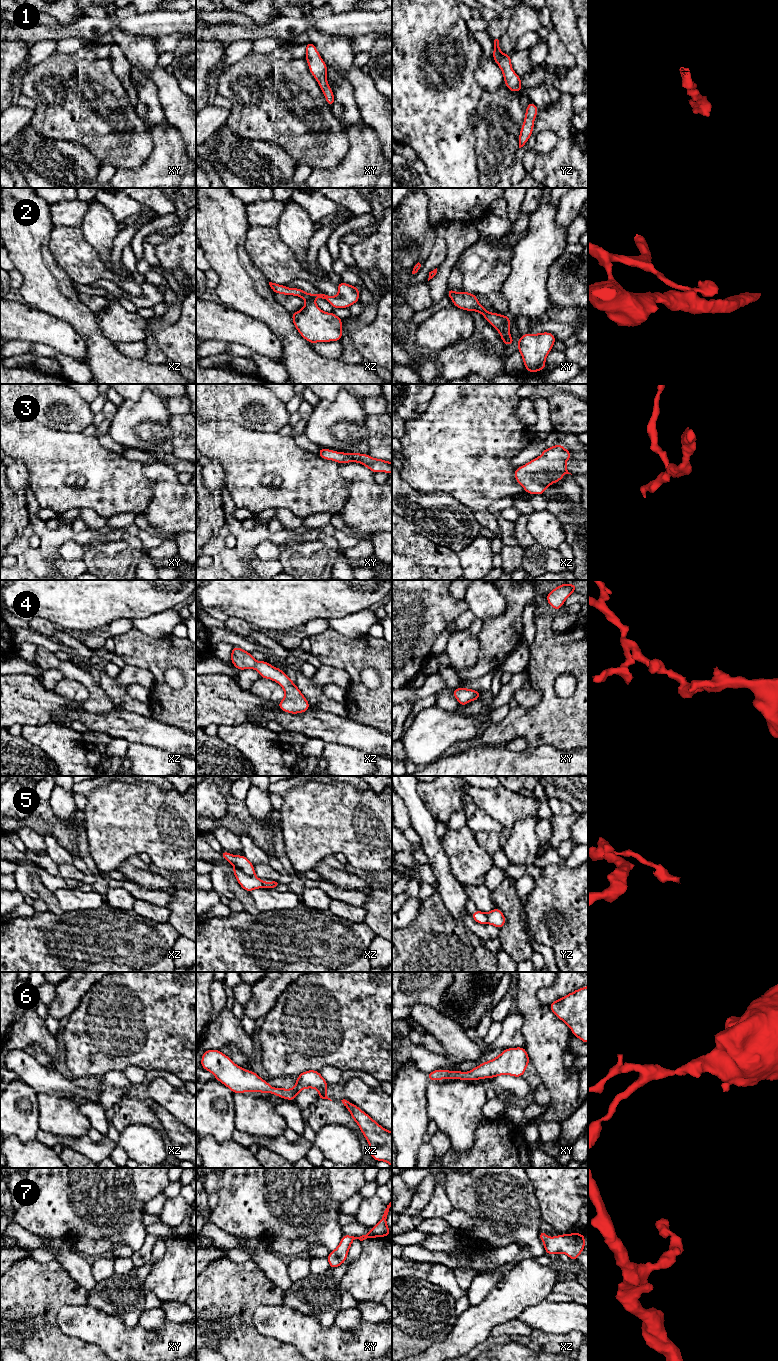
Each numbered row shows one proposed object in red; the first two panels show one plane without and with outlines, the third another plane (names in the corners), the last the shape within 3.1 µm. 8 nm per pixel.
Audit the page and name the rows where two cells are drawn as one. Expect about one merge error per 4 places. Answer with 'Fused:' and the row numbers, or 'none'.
Fused: 2, 5

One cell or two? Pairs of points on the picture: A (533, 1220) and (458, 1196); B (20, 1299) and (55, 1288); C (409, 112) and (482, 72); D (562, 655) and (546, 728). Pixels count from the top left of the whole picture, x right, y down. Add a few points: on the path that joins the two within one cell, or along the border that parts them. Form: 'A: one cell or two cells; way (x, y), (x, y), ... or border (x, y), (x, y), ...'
A: one cell; way (514, 1215), (494, 1196), (477, 1196)
B: one cell; way (29, 1296), (35, 1291), (46, 1288)
C: two cells; border (483, 55), (474, 71), (474, 79), (482, 90)
D: one cell; way (547, 673), (547, 710)

